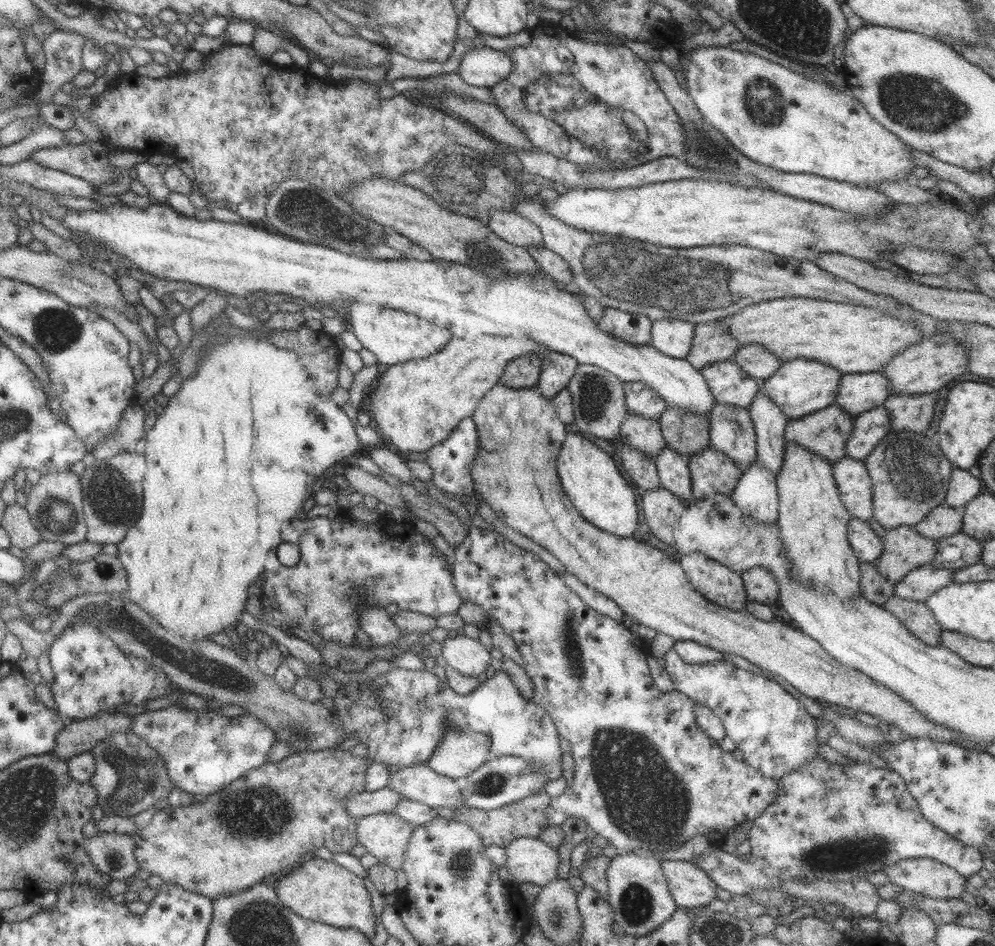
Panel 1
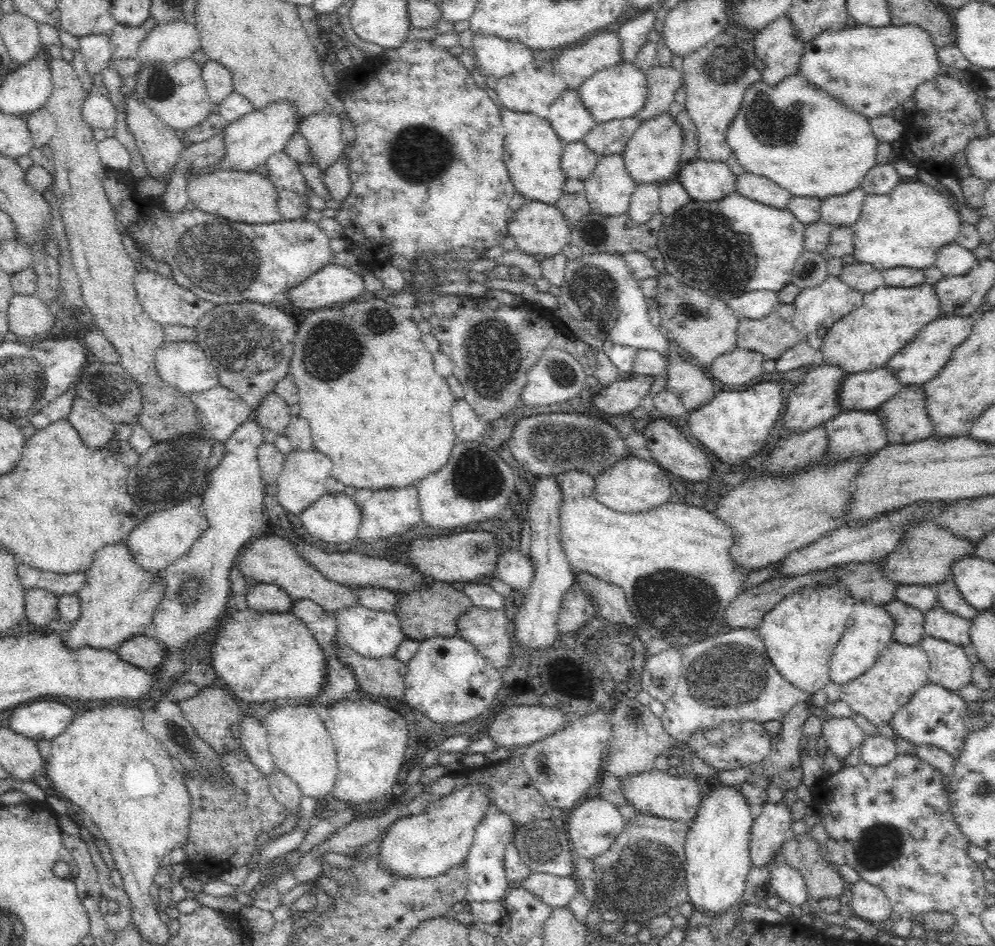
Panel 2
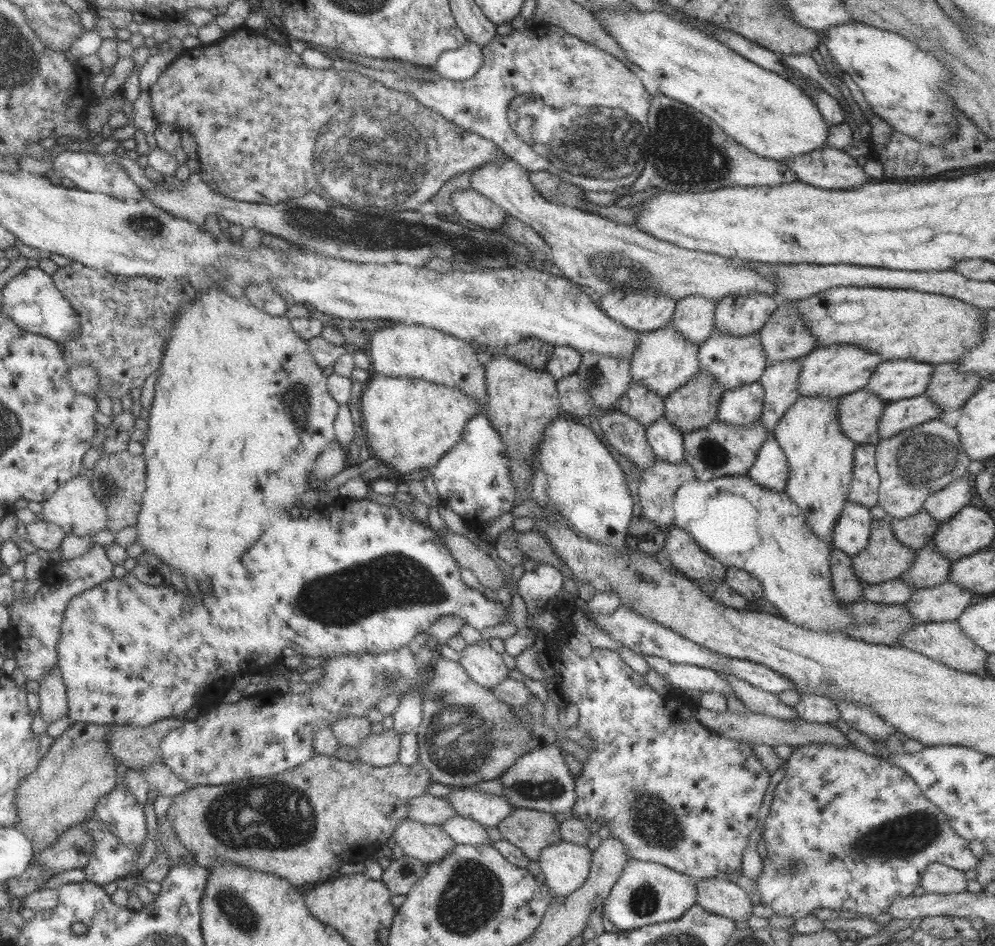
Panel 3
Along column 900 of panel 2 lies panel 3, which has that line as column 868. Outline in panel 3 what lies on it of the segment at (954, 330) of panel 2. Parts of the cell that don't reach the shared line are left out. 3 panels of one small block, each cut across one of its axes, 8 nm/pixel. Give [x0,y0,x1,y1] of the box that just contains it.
[798,343,882,398]

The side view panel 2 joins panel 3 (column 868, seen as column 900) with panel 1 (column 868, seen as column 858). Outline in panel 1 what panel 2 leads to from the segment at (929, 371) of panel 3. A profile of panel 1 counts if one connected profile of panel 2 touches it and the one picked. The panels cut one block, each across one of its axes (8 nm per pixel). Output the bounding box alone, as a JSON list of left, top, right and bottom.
[834,371,892,417]

